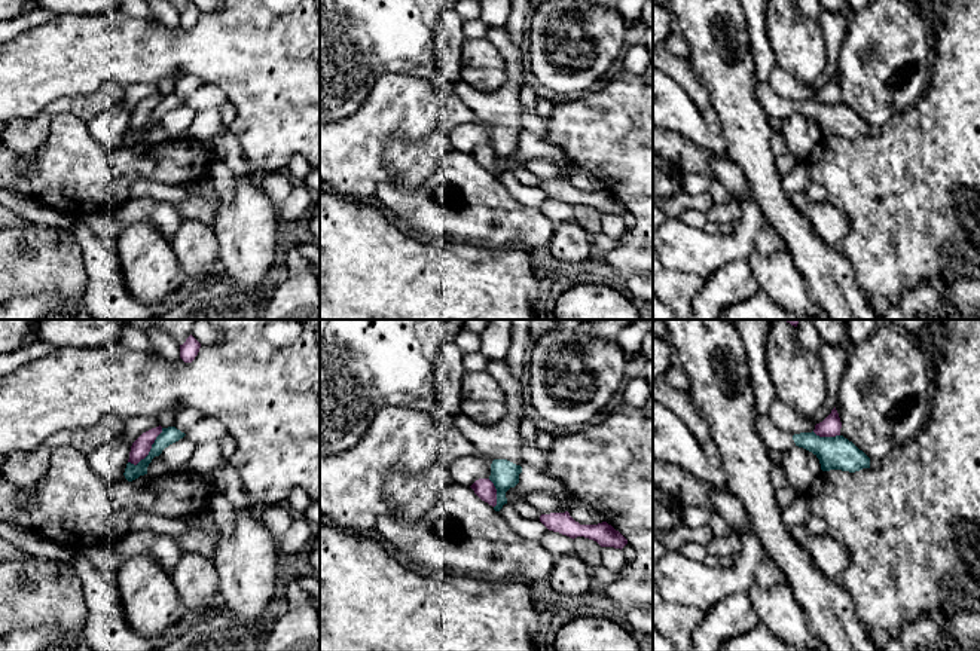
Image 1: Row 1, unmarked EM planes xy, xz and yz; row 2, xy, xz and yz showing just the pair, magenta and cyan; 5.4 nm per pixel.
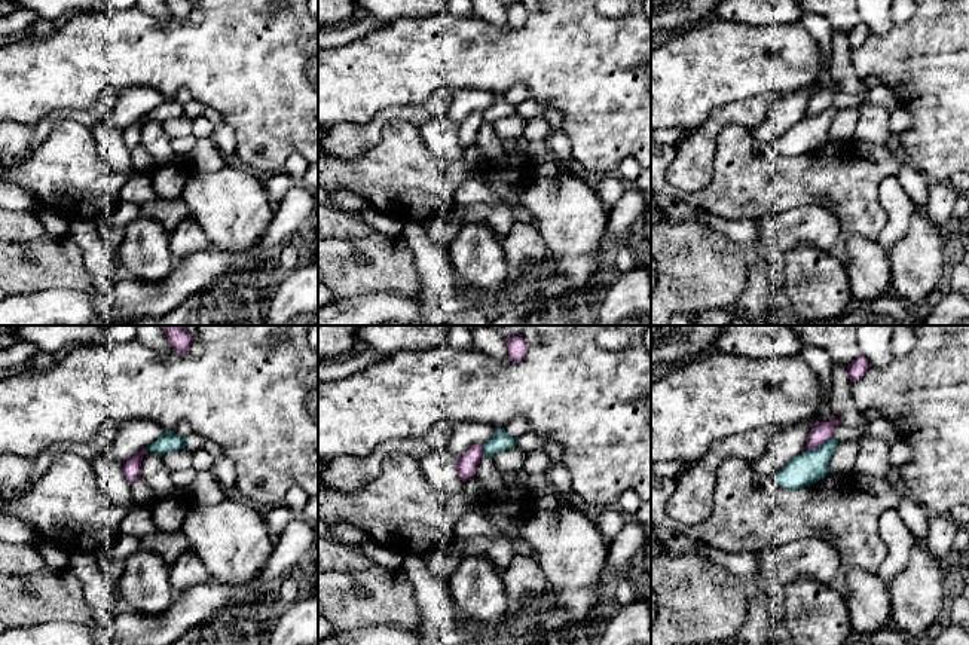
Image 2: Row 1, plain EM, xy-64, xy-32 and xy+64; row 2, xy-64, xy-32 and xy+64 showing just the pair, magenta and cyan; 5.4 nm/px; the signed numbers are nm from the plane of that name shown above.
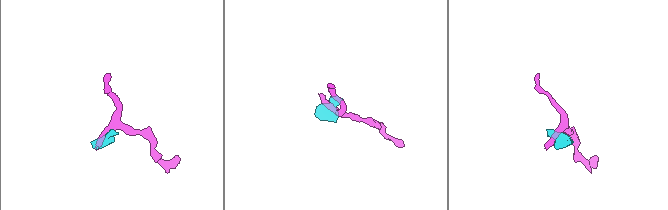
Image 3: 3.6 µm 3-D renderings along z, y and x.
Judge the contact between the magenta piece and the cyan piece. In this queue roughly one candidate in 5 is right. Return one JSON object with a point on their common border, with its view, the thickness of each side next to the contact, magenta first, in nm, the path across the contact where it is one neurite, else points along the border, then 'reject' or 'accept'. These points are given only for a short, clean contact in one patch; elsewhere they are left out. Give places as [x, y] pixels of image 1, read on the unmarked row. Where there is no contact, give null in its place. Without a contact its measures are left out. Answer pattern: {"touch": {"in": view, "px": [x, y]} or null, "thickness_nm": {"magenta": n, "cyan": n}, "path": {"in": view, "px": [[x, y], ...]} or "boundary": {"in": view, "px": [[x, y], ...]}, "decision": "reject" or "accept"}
{"touch": {"in": "xy", "px": [149, 118]}, "thickness_nm": {"magenta": 100, "cyan": 90}, "boundary": {"in": "xy", "px": [[162, 95], [150, 118], [136, 131], [128, 130]]}, "decision": "reject"}

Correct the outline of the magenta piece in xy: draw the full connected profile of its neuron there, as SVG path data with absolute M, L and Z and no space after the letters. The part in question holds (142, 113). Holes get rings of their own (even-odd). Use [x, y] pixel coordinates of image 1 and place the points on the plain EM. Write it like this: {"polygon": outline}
{"polygon": "M162 94L152 95L143 100L131 113L129 126L128 129L137 132L141 126L144 126L152 111L155 110L156 104L162 100Z"}

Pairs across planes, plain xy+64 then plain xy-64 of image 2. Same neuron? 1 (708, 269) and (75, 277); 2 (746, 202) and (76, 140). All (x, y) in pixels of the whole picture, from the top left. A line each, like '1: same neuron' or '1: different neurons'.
1: same neuron
2: same neuron

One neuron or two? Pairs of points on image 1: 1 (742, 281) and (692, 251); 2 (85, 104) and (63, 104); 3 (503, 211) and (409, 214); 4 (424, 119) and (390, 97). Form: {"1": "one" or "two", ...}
{"1": "two", "2": "one", "3": "one", "4": "one"}

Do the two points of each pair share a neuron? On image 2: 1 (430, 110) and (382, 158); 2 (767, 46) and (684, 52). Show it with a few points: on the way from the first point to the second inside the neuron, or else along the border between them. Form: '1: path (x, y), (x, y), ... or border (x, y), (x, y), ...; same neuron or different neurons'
1: border (415, 125), (400, 119), (390, 119), (381, 134); different neurons
2: path (746, 52), (705, 52); same neuron

